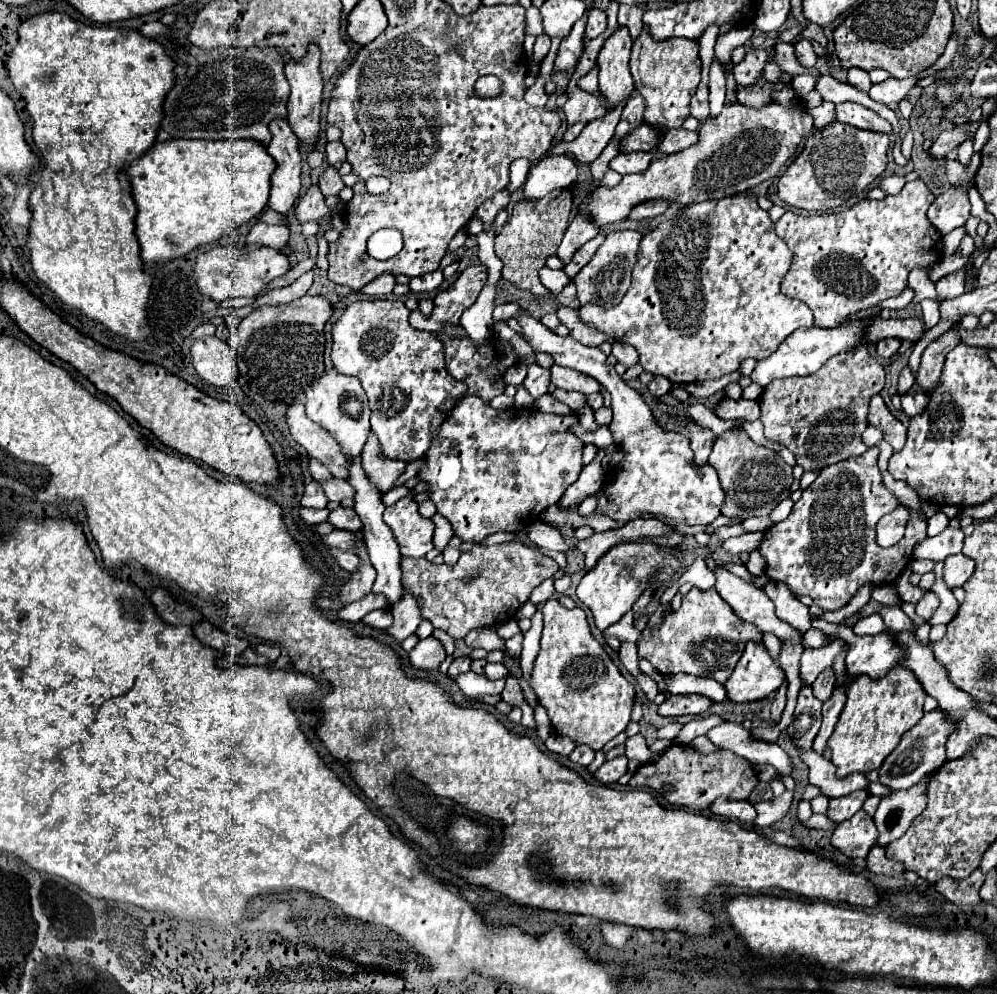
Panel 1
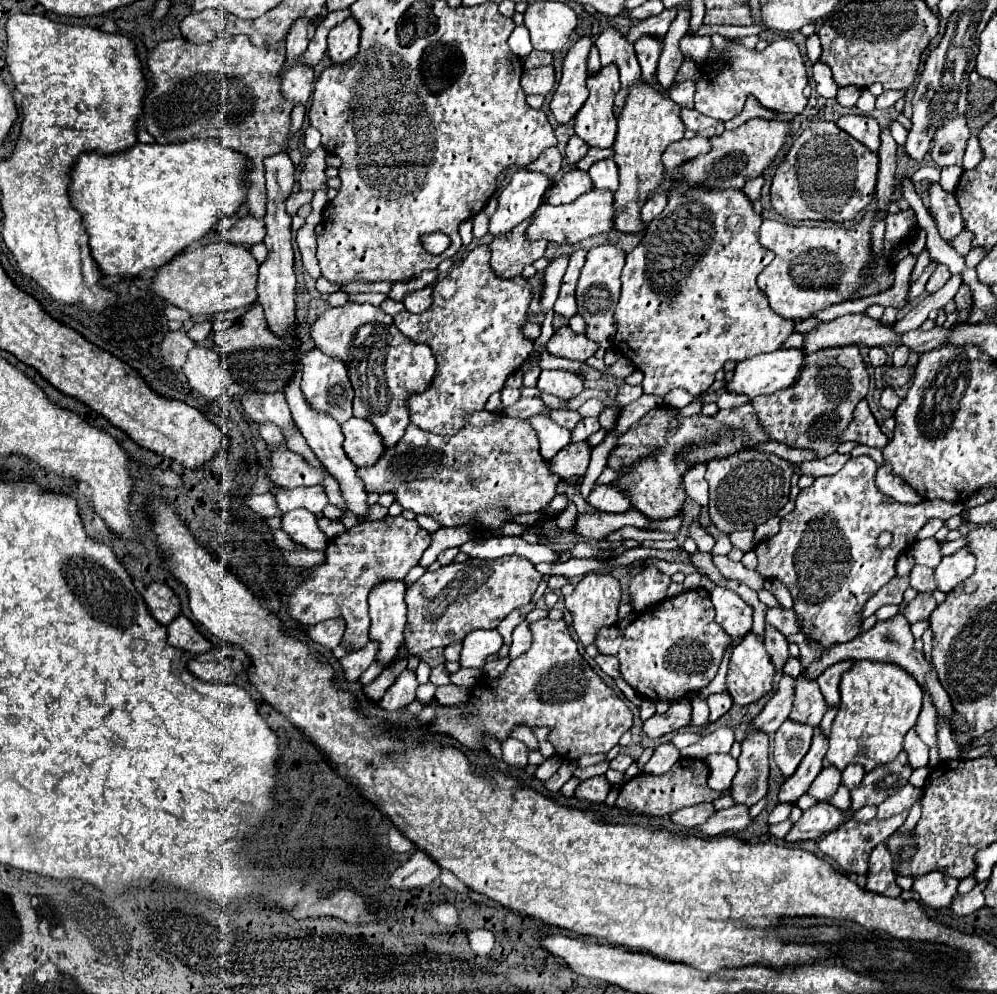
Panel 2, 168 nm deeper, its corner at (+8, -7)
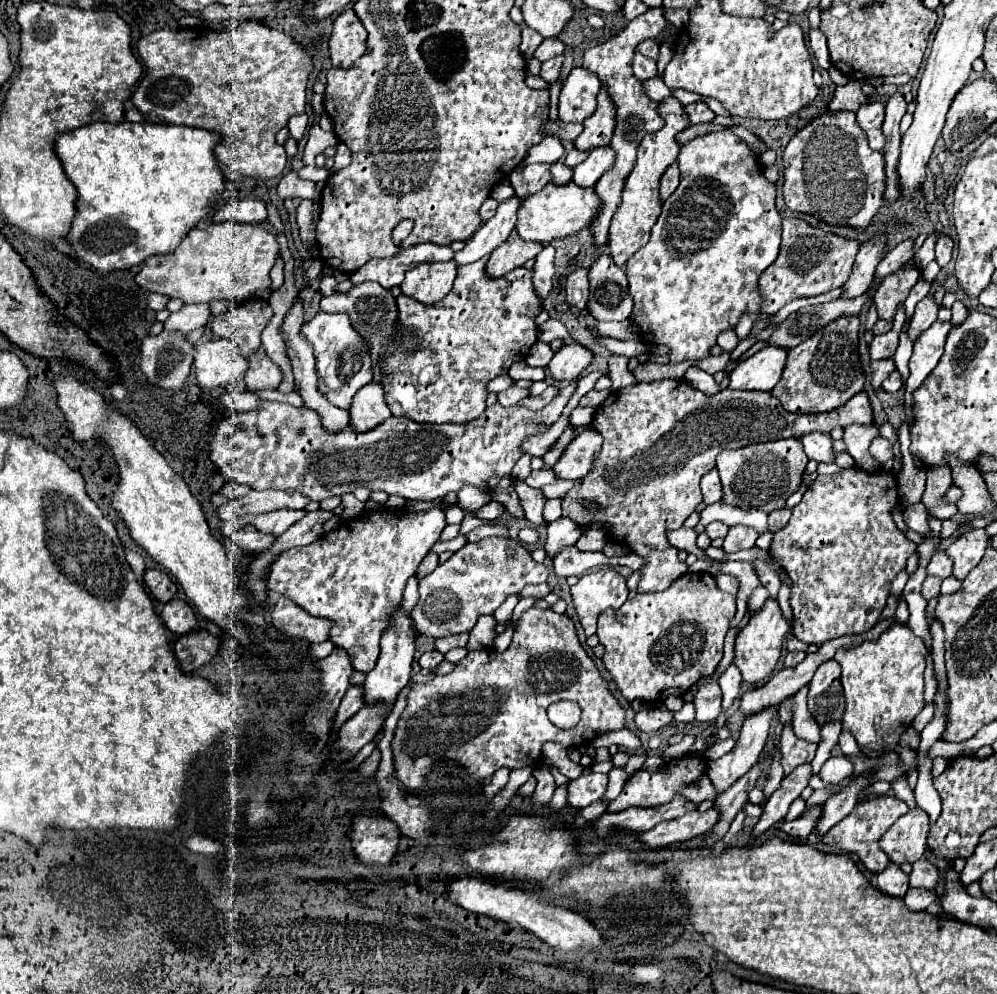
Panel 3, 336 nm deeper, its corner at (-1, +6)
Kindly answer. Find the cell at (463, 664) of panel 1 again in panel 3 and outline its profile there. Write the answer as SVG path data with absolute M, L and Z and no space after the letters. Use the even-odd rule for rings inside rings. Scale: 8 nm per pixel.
M430 651L430 653L424 653L424 655L418 659L420 667L430 669L430 671L434 671L434 669L436 669L442 661L444 661L444 655L442 655L440 651Z

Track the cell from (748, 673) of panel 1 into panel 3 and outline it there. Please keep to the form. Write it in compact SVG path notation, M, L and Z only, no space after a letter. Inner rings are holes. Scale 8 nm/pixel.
M768 599L766 607L752 615L748 625L736 637L734 665L740 669L744 683L754 685L754 683L760 683L760 681L764 681L772 675L772 671L778 665L780 651L782 651L782 645L784 645L784 637L786 637L788 631L790 631L790 625L784 621L784 617L780 613L780 607L774 599Z

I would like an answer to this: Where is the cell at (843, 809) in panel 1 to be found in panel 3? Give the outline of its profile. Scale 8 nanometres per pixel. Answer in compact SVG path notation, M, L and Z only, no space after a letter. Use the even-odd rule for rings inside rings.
M814 805L814 807L806 809L798 819L794 819L790 823L782 821L780 829L786 831L788 835L794 835L794 837L808 837L816 829L820 815L822 815L822 805Z

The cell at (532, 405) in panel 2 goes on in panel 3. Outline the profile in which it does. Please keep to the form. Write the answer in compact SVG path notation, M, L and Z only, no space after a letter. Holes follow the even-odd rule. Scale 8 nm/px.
M510 387L506 391L502 391L498 395L498 403L502 405L518 405L522 399L530 397L530 391L528 389L520 389L520 387Z

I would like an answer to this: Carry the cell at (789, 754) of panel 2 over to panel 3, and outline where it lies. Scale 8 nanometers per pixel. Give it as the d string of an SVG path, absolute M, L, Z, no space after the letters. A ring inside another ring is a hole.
M788 723L782 733L780 733L780 765L784 769L784 773L788 775L794 767L802 765L802 763L808 763L814 759L814 753L816 753L816 745L814 743L808 743L800 737L794 735L794 729L792 729L792 723Z

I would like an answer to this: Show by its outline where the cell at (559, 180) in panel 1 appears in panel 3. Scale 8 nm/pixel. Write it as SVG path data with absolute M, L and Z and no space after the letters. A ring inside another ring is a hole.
M510 197L506 201L498 203L496 215L486 221L468 241L466 247L462 251L454 253L454 261L458 265L468 265L474 263L478 259L482 259L484 255L492 253L494 247L498 247L500 243L504 243L510 235L510 231L516 227L516 213L520 209L520 205L524 203L524 197Z

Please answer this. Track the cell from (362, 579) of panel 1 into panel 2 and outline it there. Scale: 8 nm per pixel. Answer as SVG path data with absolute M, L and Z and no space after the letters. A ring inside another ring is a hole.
M385 516L375 522L361 522L355 524L353 528L345 530L341 536L329 540L329 546L325 550L325 564L319 564L319 568L309 568L305 580L289 594L287 600L287 614L297 620L299 624L313 626L329 618L341 618L345 622L345 634L341 638L341 644L347 646L351 652L361 650L369 642L367 630L369 630L369 614L367 614L367 598L369 592L379 584L387 580L403 580L407 572L417 566L421 554L429 548L431 544L431 534L413 520L405 520L403 516Z

